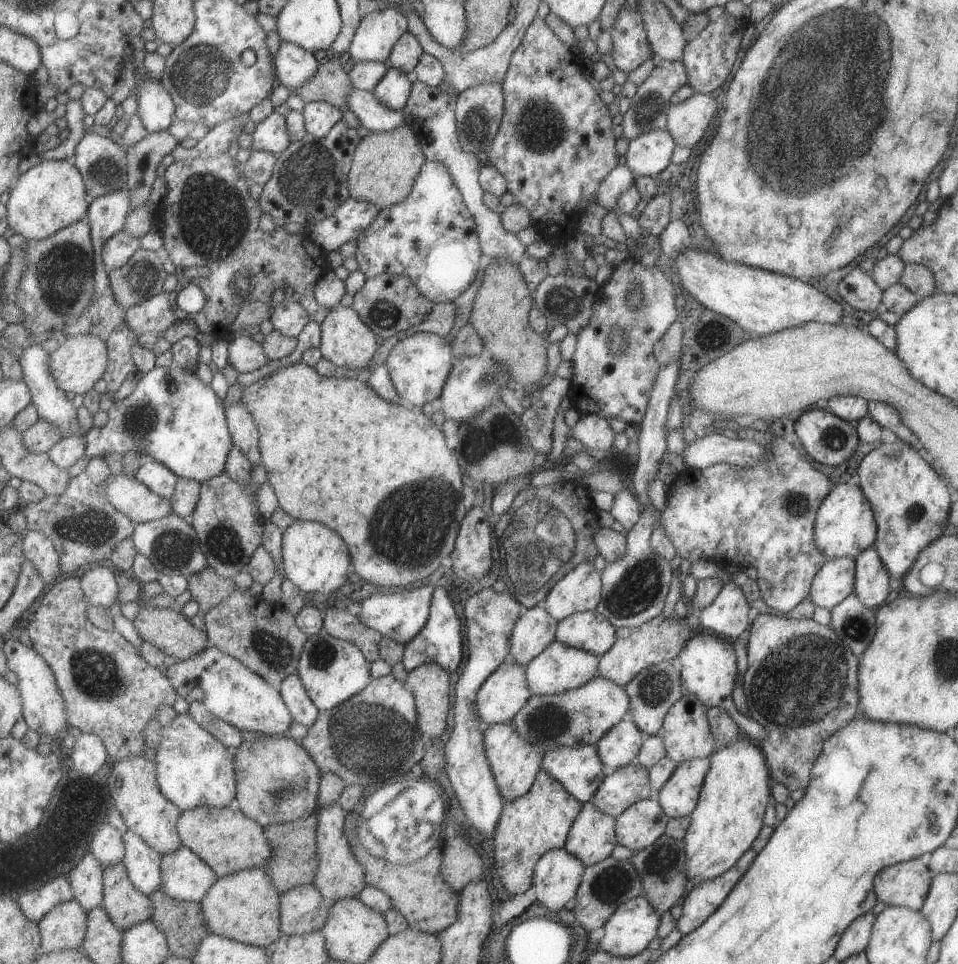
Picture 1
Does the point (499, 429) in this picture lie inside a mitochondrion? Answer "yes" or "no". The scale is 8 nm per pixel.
yes

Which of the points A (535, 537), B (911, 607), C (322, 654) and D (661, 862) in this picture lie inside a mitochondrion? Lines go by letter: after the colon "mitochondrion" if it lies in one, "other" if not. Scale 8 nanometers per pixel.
A: mitochondrion
B: other
C: mitochondrion
D: mitochondrion

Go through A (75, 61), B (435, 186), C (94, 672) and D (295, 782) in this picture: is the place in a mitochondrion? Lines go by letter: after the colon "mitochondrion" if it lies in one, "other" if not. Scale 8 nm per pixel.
A: other
B: other
C: mitochondrion
D: mitochondrion

